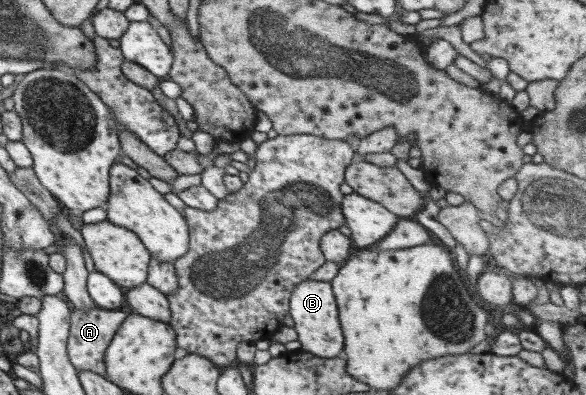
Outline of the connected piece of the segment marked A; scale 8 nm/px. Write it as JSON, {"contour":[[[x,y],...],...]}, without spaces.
{"contour":[[[97,306],[86,311],[74,308],[69,312],[67,356],[76,372],[90,371],[102,377],[106,376],[103,363],[104,351],[125,317],[126,313],[120,310],[105,310]]]}

